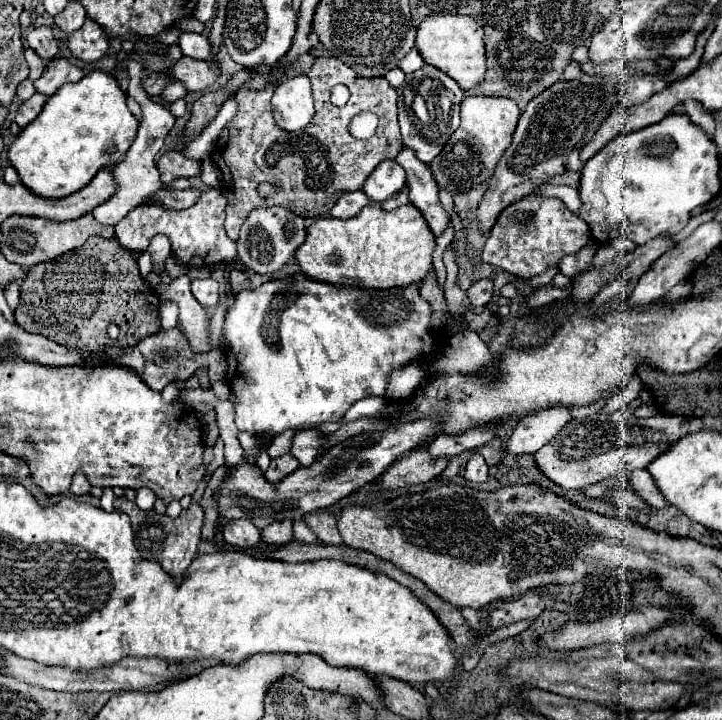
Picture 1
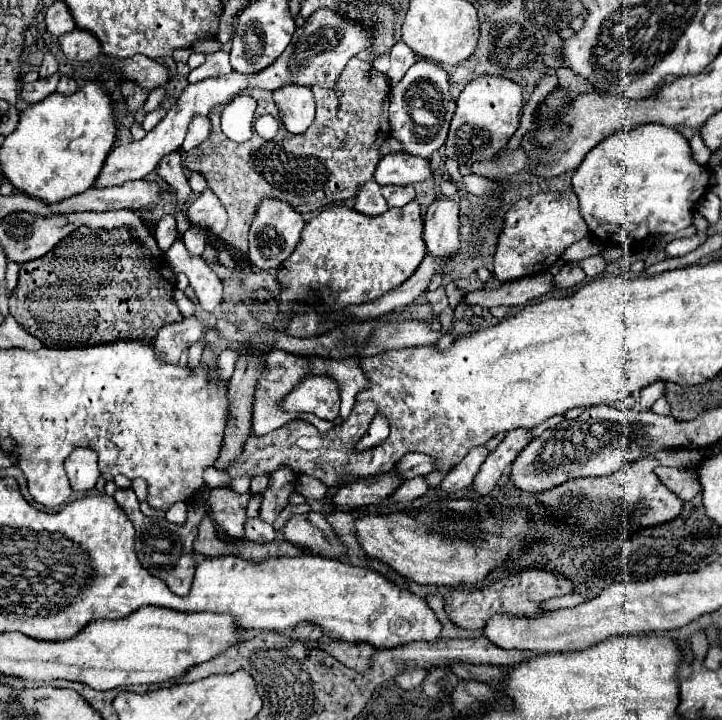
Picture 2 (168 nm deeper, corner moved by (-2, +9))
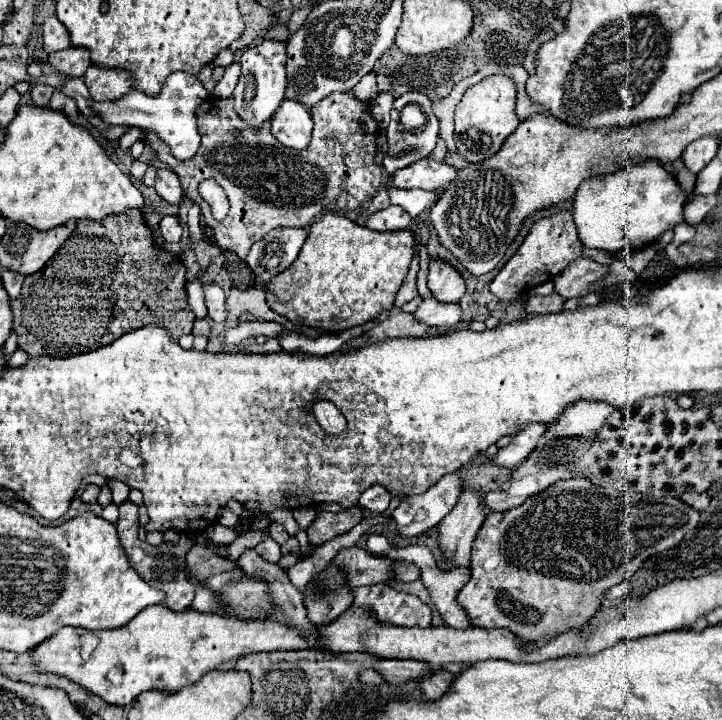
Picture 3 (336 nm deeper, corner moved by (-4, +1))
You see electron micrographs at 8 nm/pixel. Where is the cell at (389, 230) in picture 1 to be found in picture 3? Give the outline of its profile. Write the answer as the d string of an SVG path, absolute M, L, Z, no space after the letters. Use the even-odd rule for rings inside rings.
M328 212L310 226L294 264L264 286L266 302L270 310L294 326L338 334L354 326L364 326L376 320L380 312L392 308L412 258L414 236L410 230L376 232Z

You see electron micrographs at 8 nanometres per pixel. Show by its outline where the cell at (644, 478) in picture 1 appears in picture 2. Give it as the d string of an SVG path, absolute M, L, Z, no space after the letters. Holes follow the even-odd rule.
M660 466L654 470L654 474L658 476L658 480L670 490L674 492L682 502L688 502L692 500L700 488L698 488L698 482L684 470L678 470L678 468L666 468L666 466Z

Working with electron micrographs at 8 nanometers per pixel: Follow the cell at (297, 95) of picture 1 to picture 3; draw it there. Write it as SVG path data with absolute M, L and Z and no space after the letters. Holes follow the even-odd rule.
M284 100L272 118L270 132L280 144L294 150L304 150L310 144L312 124L312 116L304 104L296 100Z

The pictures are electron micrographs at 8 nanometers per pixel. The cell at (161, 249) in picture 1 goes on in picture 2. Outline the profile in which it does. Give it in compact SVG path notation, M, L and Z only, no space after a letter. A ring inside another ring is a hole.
M164 214L158 224L156 224L156 230L154 230L154 238L158 242L158 246L166 252L170 248L170 244L178 238L178 232L176 232L176 222L174 222L174 216L172 214Z

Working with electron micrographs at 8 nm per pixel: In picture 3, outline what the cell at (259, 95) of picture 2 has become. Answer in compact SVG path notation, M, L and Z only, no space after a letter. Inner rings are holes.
M336 92L328 98L324 98L316 106L314 132L312 132L310 146L306 150L290 150L290 148L282 146L270 134L270 124L264 124L258 130L246 130L246 126L244 126L244 130L242 130L242 120L236 116L236 112L232 108L232 98L208 96L196 108L196 118L198 118L198 132L200 132L202 142L200 142L198 152L188 160L176 160L170 152L170 146L162 138L158 138L158 134L152 130L142 130L142 142L150 144L150 150L156 154L156 158L166 162L178 174L182 188L184 188L184 196L190 202L200 204L206 224L214 230L216 244L222 250L236 252L240 258L246 258L252 244L258 242L272 228L280 228L280 226L306 228L312 224L314 218L320 218L326 212L352 210L352 208L366 204L380 190L382 168L374 164L378 122L370 116L370 104L358 102L356 98L352 98L350 92ZM206 178L214 178L226 192L230 210L224 220L216 220L212 216L206 200L202 200L198 194L198 184L200 184L200 180L206 180Z

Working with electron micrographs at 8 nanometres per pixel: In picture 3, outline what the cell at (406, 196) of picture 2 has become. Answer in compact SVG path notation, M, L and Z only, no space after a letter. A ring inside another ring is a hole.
M382 188L382 190L370 200L370 204L358 214L356 224L364 226L364 222L366 222L366 218L368 218L370 214L374 214L374 212L378 212L378 210L384 210L384 208L388 208L388 206L390 206L390 198L388 198L388 192Z

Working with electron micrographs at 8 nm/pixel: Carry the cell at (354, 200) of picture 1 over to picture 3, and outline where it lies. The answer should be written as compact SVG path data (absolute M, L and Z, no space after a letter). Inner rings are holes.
M390 206L386 210L374 212L366 220L366 228L378 232L394 232L394 230L410 230L412 216L402 206Z

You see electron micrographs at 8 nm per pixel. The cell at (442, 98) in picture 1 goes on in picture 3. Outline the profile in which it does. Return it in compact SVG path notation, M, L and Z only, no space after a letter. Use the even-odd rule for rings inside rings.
M420 92L402 94L392 104L392 120L390 120L390 126L388 126L388 152L384 156L384 170L388 172L388 176L394 176L396 170L406 168L406 166L414 164L416 160L422 160L422 158L430 156L434 146L436 146L436 140L438 140L438 118L432 114L432 100L428 96L424 96L424 94L420 94ZM408 104L418 104L420 110L426 116L426 124L422 128L418 128L418 130L412 130L412 132L404 132L402 124L400 124L400 112Z

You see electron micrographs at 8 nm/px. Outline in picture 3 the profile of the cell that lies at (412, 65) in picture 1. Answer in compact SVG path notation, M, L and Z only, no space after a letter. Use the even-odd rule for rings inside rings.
M392 92L380 94L380 96L376 96L376 100L372 100L372 116L376 116L376 122L380 124L380 128L388 126L392 104L394 104Z

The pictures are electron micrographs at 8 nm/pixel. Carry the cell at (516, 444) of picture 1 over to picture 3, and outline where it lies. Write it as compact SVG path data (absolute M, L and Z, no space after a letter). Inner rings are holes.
M462 492L456 508L438 524L438 548L454 566L470 566L470 546L488 510L482 508L480 492Z

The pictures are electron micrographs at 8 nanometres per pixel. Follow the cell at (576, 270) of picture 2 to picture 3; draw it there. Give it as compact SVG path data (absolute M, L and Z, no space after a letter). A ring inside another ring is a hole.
M554 292L550 296L530 296L524 300L526 314L556 314L562 310L564 300Z

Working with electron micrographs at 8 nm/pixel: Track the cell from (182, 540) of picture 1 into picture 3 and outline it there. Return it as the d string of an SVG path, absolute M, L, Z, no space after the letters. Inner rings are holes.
M124 502L120 506L120 518L116 522L116 530L118 530L120 544L126 550L130 566L144 578L146 584L150 584L152 588L158 588L160 592L166 594L164 604L168 608L172 608L174 612L190 608L190 604L194 600L194 584L190 582L188 572L186 572L186 552L192 546L192 538L188 534L182 534L178 544L160 544L160 546L152 546L152 544L140 540L138 538L138 506L132 502Z

